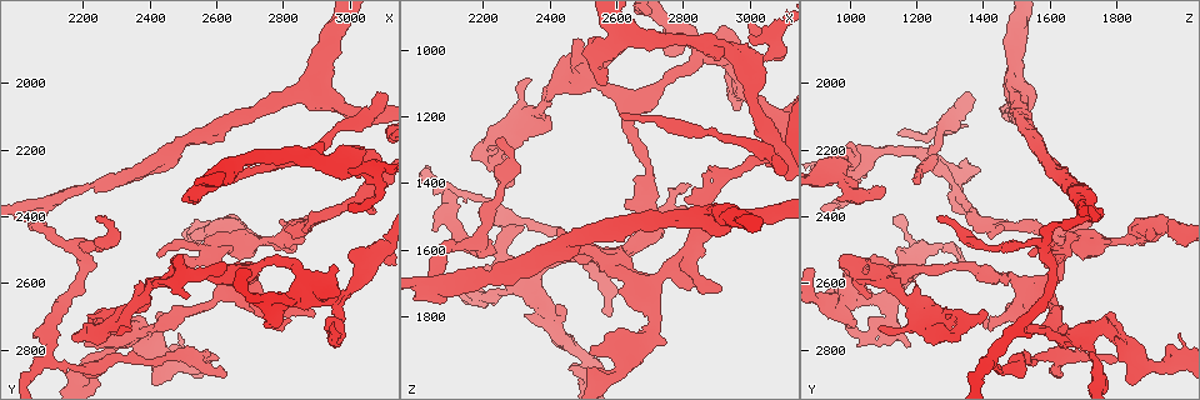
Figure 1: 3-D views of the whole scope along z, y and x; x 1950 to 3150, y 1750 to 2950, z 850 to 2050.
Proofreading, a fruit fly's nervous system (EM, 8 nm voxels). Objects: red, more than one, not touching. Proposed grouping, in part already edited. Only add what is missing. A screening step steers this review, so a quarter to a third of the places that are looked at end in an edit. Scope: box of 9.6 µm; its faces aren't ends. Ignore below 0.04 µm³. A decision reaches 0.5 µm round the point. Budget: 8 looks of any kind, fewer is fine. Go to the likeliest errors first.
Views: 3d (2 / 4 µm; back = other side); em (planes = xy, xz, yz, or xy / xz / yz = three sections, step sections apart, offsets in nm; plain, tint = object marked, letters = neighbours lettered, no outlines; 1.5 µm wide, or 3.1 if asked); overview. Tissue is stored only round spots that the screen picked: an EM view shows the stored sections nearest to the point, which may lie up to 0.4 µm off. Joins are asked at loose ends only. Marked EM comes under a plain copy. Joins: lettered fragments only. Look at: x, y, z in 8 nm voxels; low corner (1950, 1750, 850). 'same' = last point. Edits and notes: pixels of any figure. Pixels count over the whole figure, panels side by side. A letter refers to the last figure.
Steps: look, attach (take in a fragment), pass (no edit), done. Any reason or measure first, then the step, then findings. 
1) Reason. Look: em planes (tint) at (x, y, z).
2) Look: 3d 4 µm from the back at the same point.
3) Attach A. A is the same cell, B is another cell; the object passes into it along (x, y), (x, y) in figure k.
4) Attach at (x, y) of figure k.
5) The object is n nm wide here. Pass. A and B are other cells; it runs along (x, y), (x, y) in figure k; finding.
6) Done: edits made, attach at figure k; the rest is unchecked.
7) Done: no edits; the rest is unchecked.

Thin end. Look: em xz step 8 (tint) at (2250, 2410, 1260).

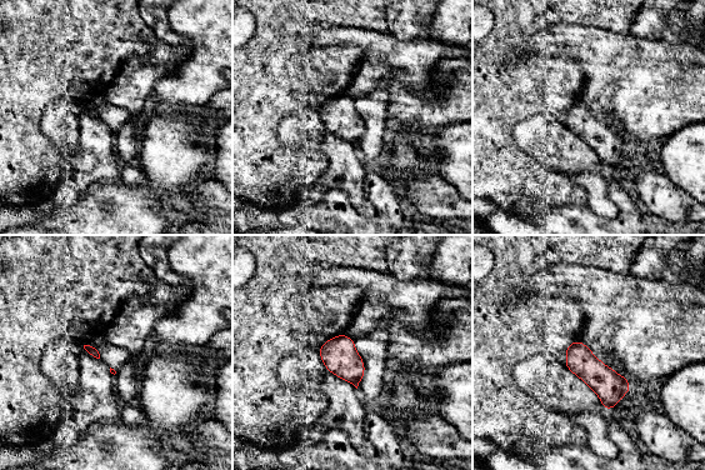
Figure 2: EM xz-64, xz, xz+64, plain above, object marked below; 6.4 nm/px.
Look: em planes (letters) at the same point.

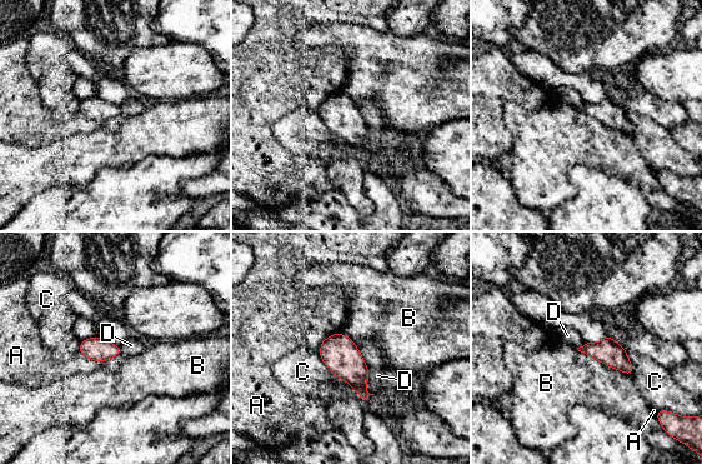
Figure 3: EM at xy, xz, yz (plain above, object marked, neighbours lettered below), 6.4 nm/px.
Pass. A, B, C and D are other cells; a border runs along (339, 332), (329, 335), (319, 345) in figure 3; none of them fits.

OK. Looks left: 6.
Free end. Look: em planes (letters) at (2620, 2880, 1630).

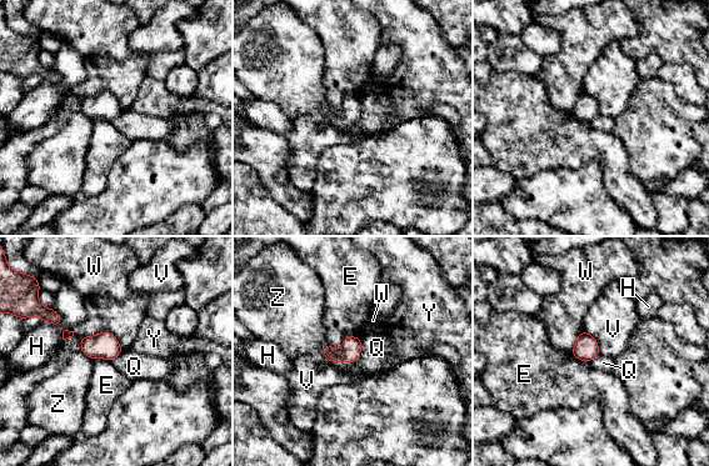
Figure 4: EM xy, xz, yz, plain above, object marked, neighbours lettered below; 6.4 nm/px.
The object is 140 nm wide here. Pass. E, H, Q, V, W, Y and Z are other cells; a border runs along (362, 339), (353, 362), (330, 362) in figure 4; none of them fits.

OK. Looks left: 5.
An open end. Look: em yz step 4 (tint) at (2530, 2420, 1950).

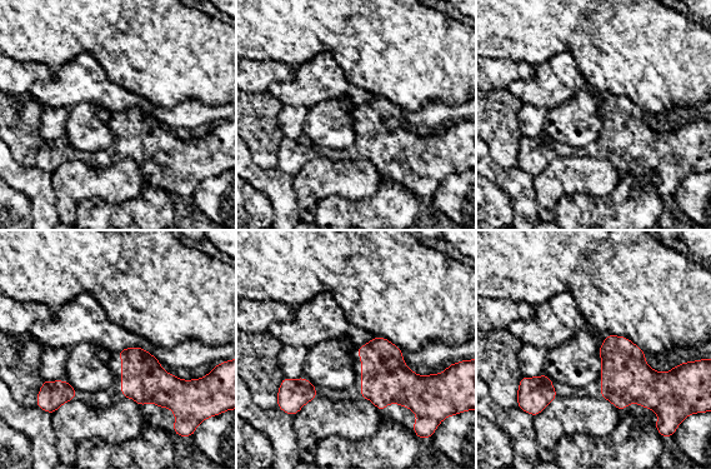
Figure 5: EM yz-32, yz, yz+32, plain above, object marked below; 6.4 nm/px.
Another direction. Look: em planes (letters) at the same point.

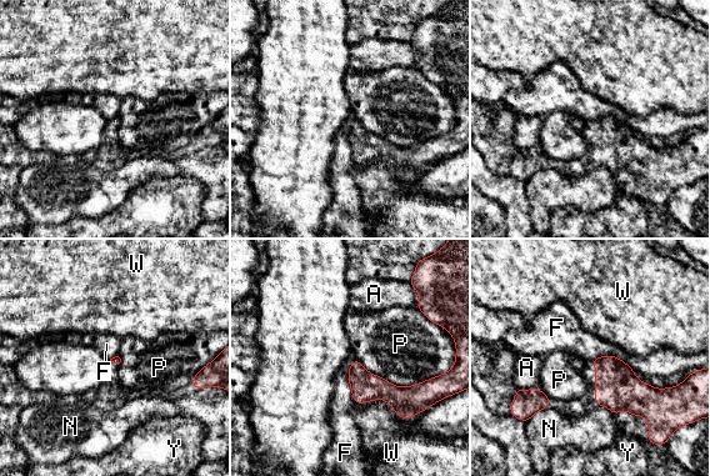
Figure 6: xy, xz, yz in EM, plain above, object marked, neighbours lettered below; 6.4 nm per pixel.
Pass. A, F, N, P, W and Y are other cells; a border runs along (351, 360), (348, 381), (355, 402) in figure 6; none of them fits.

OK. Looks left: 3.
Done: no edits; the rest is unchecked.

